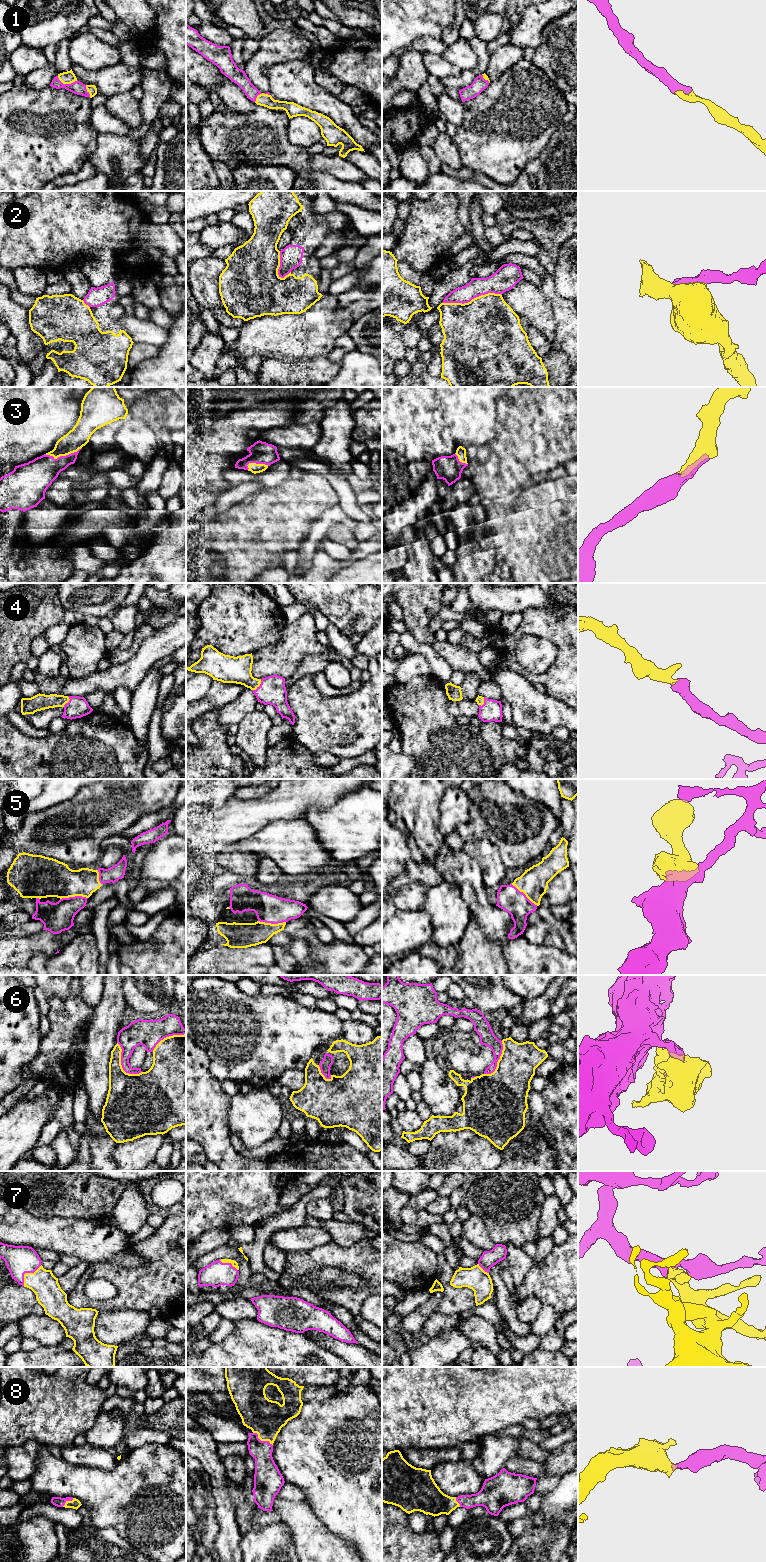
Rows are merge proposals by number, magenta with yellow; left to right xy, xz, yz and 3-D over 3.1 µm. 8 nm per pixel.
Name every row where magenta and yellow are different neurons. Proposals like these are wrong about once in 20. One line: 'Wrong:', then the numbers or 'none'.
Wrong: none

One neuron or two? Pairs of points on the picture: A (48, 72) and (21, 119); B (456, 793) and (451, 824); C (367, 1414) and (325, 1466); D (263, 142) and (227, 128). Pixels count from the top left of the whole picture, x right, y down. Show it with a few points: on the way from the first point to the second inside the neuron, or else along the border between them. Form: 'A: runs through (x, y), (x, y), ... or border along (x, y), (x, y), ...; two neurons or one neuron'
A: border along (23, 84), (35, 89), (49, 86); two neurons
B: runs through (455, 801), (454, 811), (451, 816); one neuron
C: runs through (356, 1427), (353, 1438), (338, 1453); one neuron
D: runs through (254, 139), (238, 139), (236, 137); one neuron

